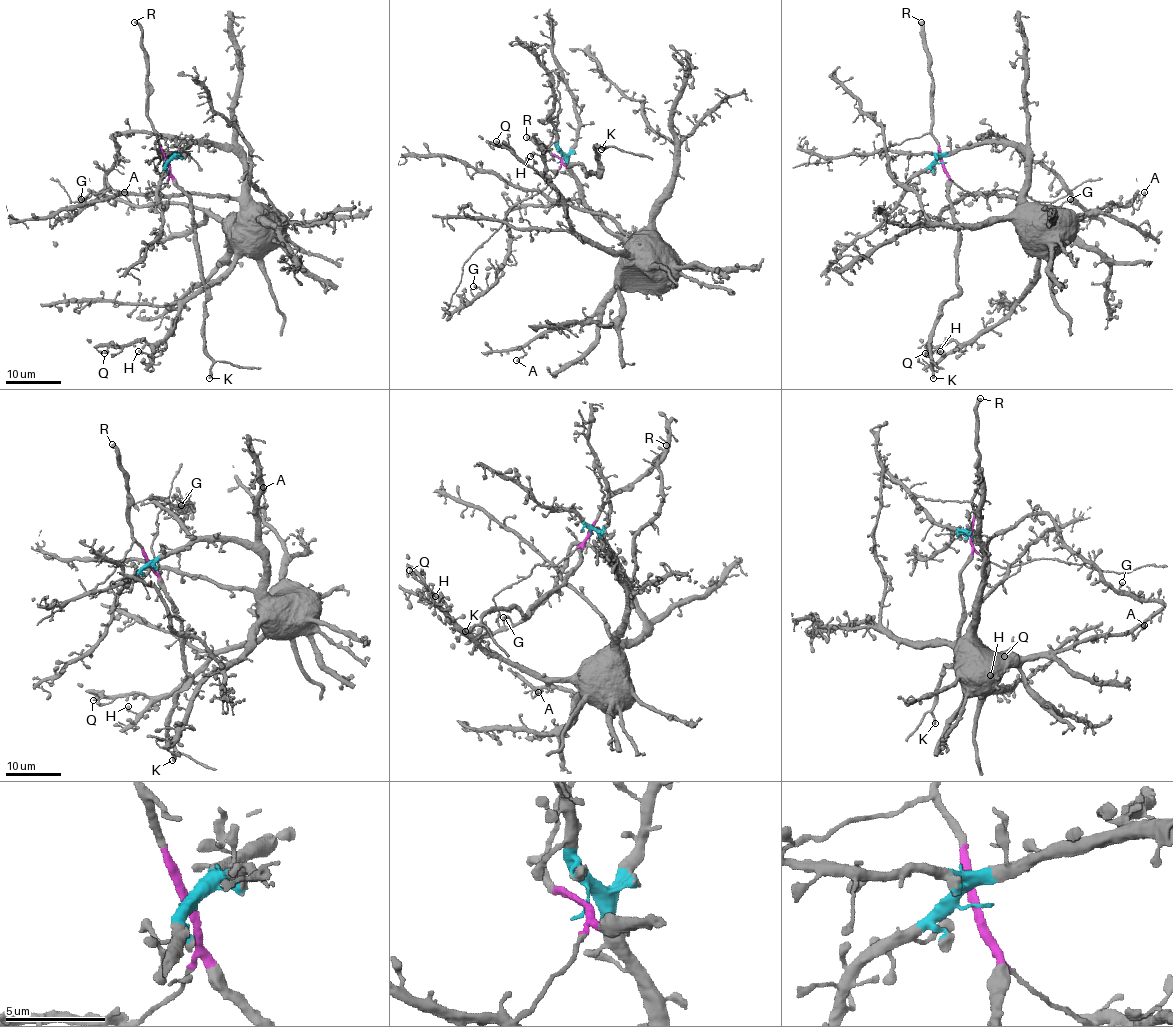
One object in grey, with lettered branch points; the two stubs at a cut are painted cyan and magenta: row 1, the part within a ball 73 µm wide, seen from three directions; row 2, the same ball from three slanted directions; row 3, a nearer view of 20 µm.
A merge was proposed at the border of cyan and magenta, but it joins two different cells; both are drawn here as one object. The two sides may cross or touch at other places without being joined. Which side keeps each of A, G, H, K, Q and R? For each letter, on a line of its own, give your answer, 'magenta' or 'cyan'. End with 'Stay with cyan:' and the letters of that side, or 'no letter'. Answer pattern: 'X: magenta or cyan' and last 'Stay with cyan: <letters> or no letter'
A: cyan
G: cyan
H: cyan
K: magenta
Q: cyan
R: magenta
Stay with cyan: A, G, H, Q

